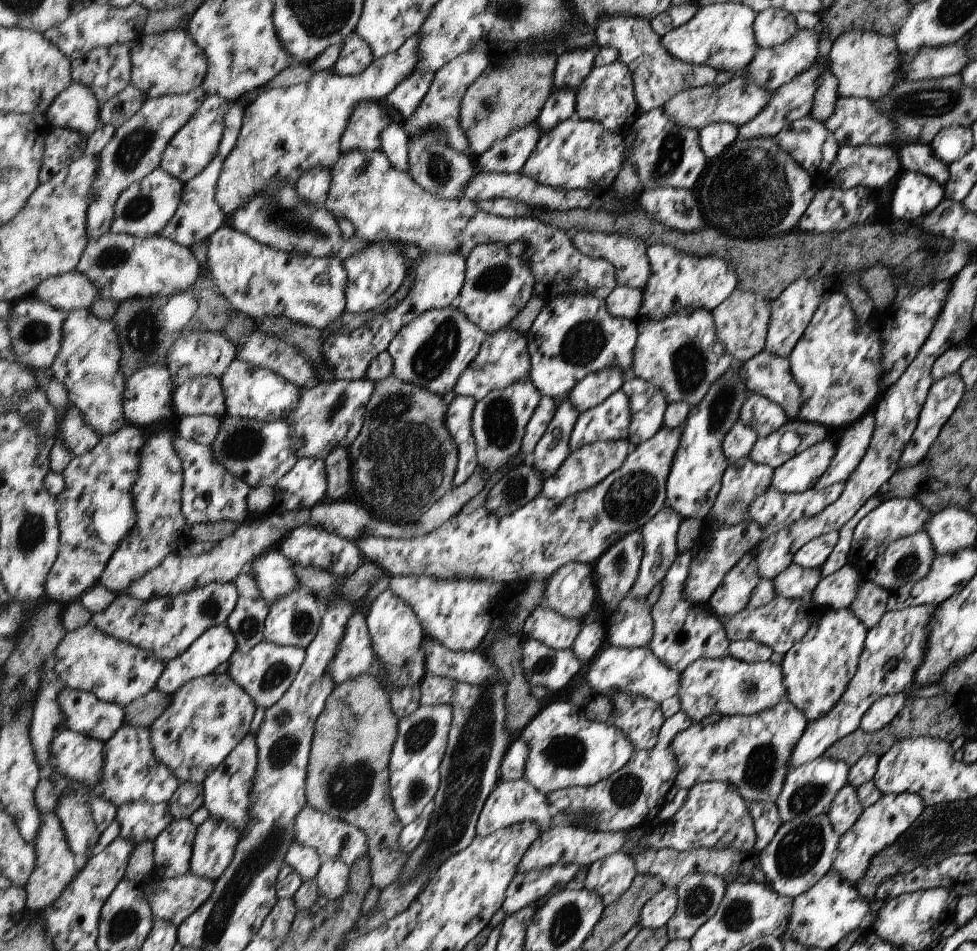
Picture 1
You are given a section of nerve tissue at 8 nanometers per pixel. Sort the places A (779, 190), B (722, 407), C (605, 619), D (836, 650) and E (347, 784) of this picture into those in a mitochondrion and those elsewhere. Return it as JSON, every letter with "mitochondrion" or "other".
{"A":"mitochondrion","B":"mitochondrion","C":"other","D":"other","E":"mitochondrion"}

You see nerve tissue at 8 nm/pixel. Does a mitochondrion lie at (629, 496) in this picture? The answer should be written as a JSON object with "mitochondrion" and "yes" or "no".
{"mitochondrion":"yes"}

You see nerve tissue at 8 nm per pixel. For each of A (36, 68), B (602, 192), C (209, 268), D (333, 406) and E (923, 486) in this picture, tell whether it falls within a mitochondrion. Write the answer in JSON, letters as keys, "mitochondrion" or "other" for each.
{"A":"other","B":"other","C":"other","D":"mitochondrion","E":"other"}

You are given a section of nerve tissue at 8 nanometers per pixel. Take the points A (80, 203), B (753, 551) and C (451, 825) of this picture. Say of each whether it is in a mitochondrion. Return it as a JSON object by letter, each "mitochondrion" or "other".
{"A":"other","B":"other","C":"mitochondrion"}

